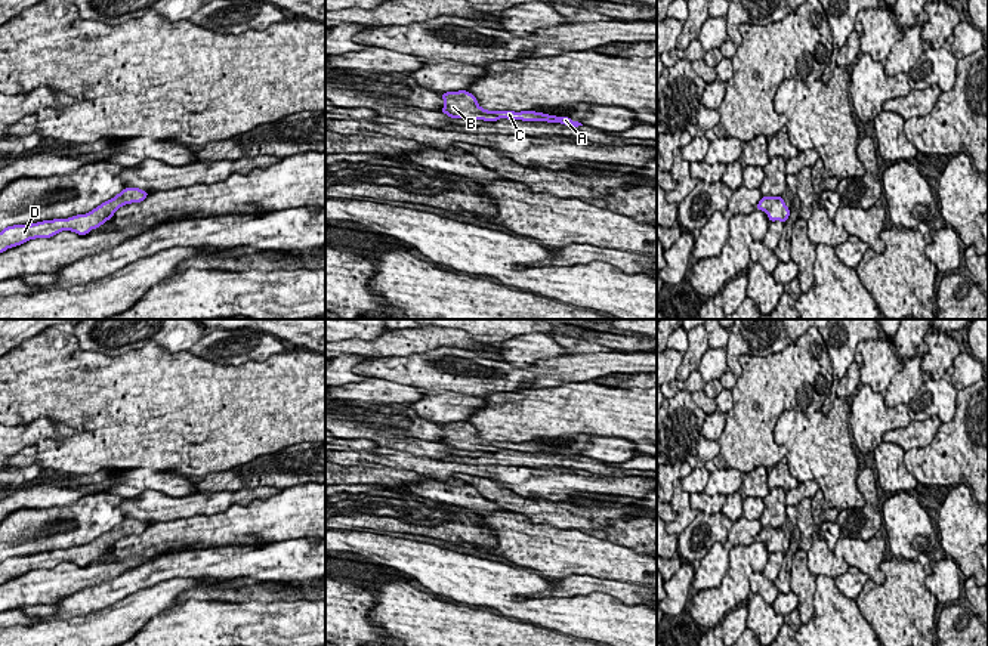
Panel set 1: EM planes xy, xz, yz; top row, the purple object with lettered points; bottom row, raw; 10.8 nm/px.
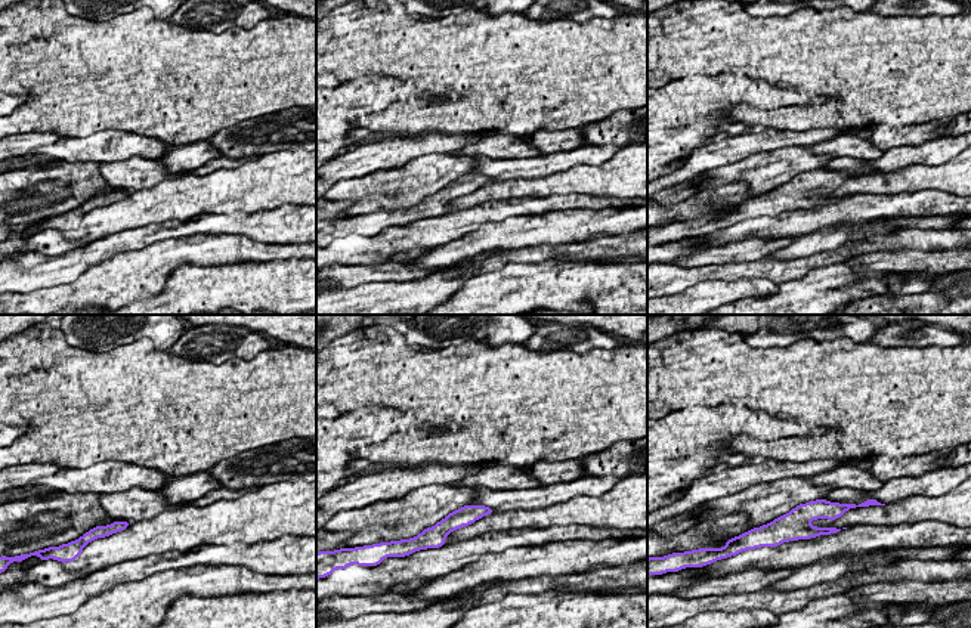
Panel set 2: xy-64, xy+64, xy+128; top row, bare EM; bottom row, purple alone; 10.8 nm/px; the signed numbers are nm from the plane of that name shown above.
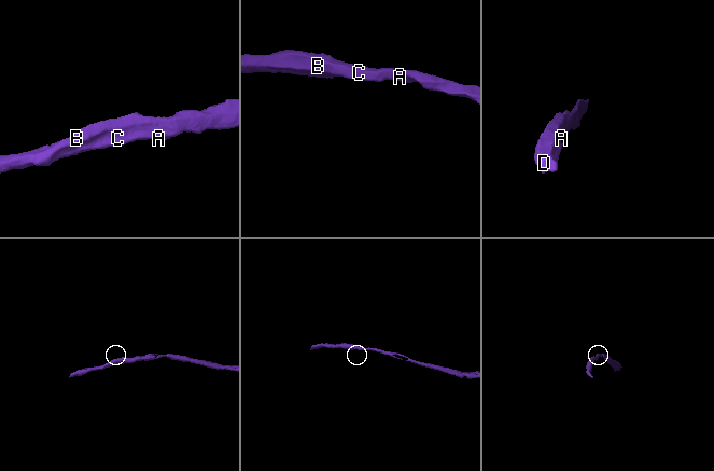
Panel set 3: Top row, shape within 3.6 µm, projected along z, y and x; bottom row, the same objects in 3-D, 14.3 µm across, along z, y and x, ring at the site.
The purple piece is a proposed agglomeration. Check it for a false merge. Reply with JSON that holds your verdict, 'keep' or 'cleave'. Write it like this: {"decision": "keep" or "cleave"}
{"decision": "keep"}

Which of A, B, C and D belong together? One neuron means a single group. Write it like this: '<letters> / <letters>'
A B C D

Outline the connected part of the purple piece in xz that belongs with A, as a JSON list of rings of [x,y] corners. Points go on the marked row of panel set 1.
[[[447,92],[441,93],[444,99],[444,108],[441,112],[447,114],[451,118],[463,120],[484,120],[484,121],[497,121],[500,118],[507,120],[522,120],[522,121],[547,121],[547,123],[561,123],[571,127],[583,126],[580,121],[572,121],[569,117],[556,117],[535,111],[488,111],[478,105],[476,98],[466,92]]]

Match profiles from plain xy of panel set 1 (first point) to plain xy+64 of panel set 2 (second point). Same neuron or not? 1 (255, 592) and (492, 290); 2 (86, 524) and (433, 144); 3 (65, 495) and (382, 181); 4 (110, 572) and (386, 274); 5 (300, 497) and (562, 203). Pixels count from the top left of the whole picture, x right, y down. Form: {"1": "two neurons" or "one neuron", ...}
{"1": "two neurons", "2": "two neurons", "3": "two neurons", "4": "two neurons", "5": "two neurons"}

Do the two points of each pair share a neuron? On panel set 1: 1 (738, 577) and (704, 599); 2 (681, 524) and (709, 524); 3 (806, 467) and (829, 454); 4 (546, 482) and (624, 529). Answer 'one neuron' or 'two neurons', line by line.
1: one neuron
2: two neurons
3: one neuron
4: two neurons

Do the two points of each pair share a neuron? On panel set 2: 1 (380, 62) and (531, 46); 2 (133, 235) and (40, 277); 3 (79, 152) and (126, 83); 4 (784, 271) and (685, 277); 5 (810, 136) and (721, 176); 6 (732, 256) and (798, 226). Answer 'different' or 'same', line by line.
1: same
2: same
3: different
4: same
5: different
6: different

